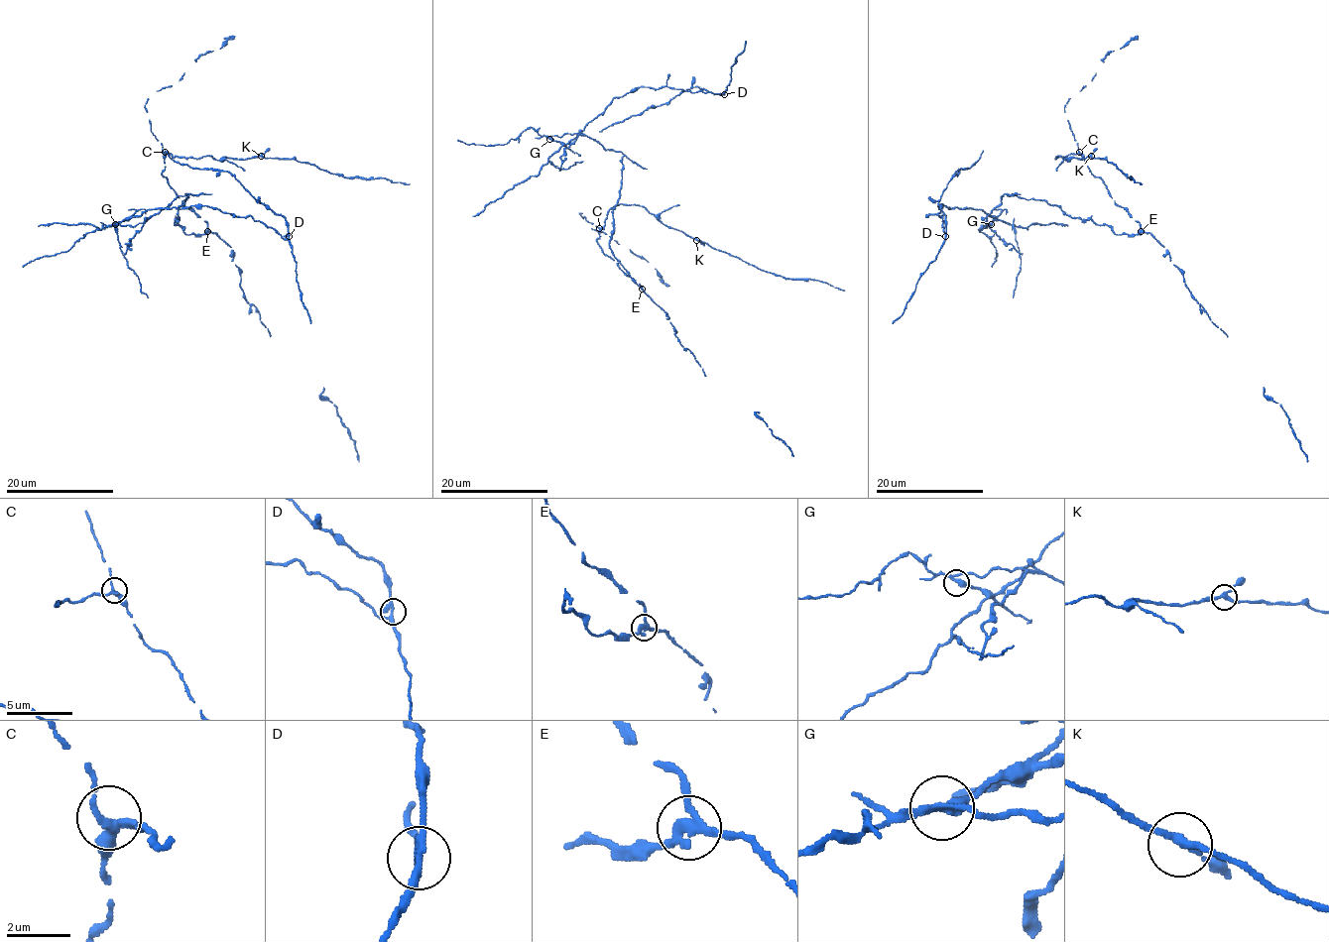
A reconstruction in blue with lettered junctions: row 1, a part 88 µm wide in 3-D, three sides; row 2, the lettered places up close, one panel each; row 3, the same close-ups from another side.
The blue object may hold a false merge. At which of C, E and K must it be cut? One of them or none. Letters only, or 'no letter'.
E

